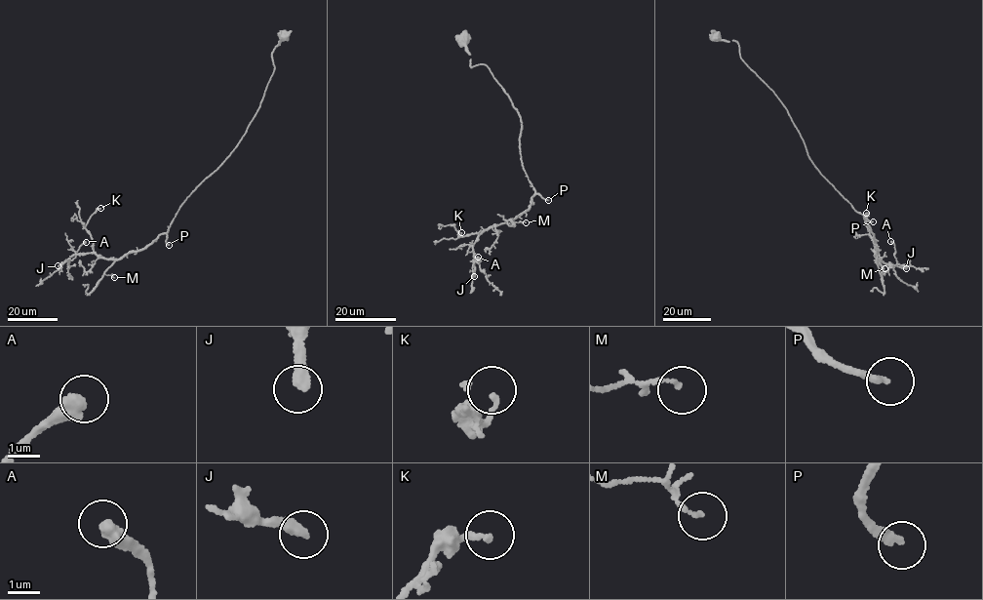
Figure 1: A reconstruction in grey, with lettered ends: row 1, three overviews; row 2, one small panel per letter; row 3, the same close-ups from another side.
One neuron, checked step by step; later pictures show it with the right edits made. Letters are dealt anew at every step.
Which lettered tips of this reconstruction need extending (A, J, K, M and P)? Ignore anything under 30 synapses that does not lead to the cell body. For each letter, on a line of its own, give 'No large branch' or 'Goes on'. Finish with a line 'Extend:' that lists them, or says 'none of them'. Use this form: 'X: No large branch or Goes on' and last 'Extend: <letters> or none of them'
A: No large branch
J: Goes on
K: No large branch
M: No large branch
P: Goes on
Extend: J, P

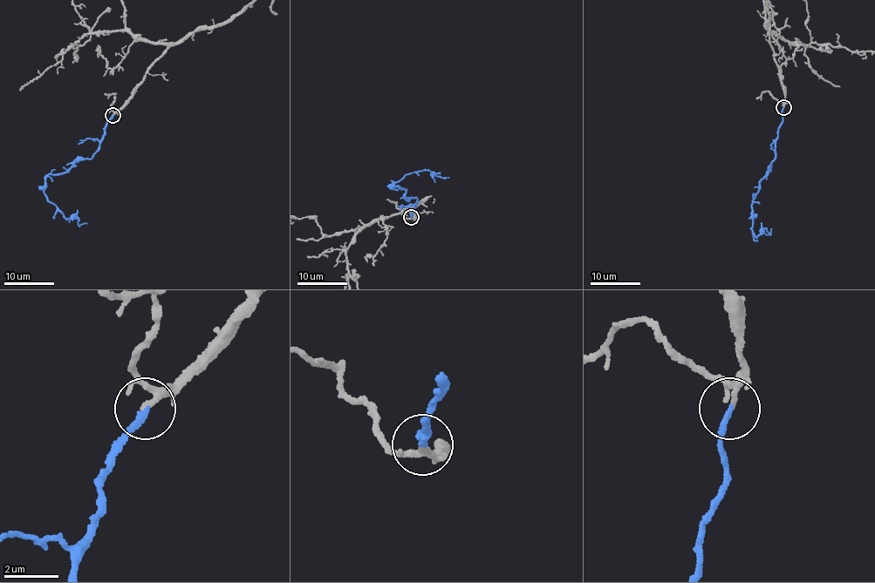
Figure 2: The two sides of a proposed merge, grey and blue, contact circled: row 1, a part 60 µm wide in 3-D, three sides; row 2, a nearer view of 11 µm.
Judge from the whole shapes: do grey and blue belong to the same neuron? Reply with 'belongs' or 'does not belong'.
belongs

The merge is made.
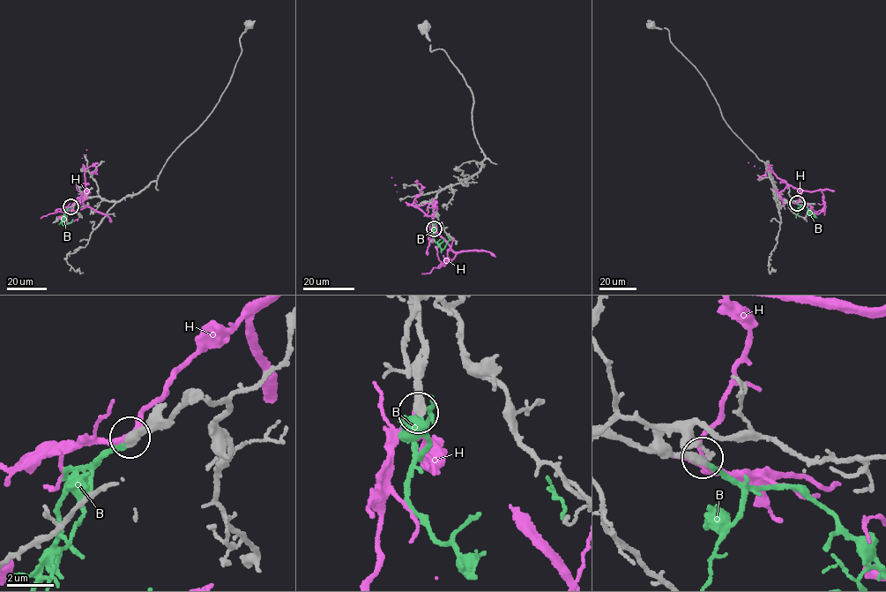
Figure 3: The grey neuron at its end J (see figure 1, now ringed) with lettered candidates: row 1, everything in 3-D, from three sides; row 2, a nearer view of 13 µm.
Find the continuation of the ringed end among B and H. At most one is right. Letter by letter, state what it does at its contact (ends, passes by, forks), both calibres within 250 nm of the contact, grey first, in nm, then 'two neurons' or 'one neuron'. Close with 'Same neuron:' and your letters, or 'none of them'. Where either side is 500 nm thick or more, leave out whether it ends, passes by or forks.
B: it ends there; 400 nm thick on the grey side, 200 nm on the other; one neuron
H: it passes by; 400 nm thick on the grey side, 200 nm on the other; two neurons
Same neuron: B

